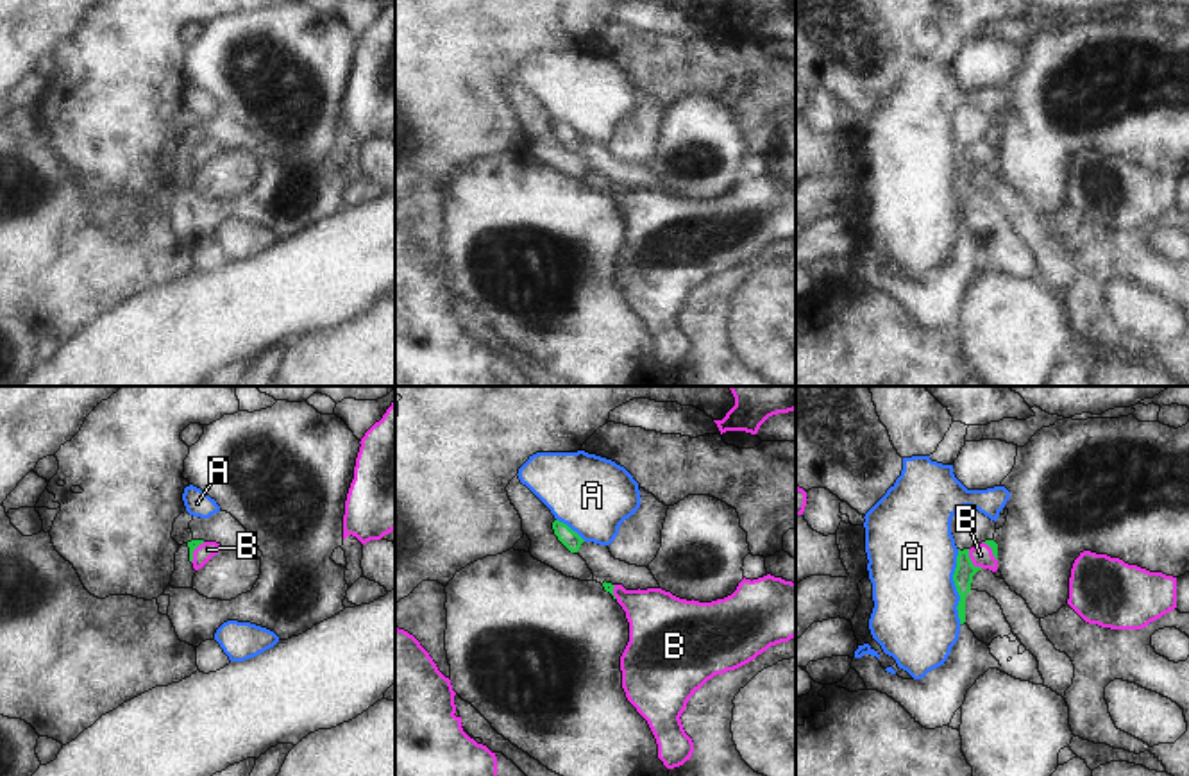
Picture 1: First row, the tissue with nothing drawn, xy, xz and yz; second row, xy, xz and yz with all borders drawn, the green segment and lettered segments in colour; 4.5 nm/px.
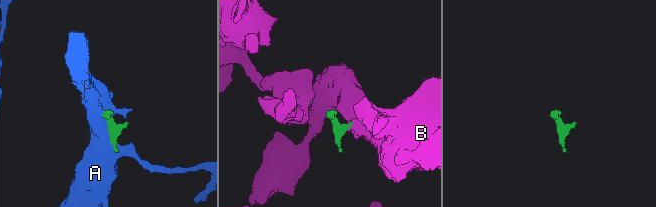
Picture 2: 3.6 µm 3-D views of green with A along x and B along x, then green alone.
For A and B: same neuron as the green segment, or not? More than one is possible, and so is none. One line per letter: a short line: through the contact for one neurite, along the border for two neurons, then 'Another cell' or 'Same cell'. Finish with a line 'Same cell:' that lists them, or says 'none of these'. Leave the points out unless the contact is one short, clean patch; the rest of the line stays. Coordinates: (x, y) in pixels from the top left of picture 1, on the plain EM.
A: Another cell
B: Line: yz (964, 170), (971, 161), (980, 154). Same cell
Same cell: B.

